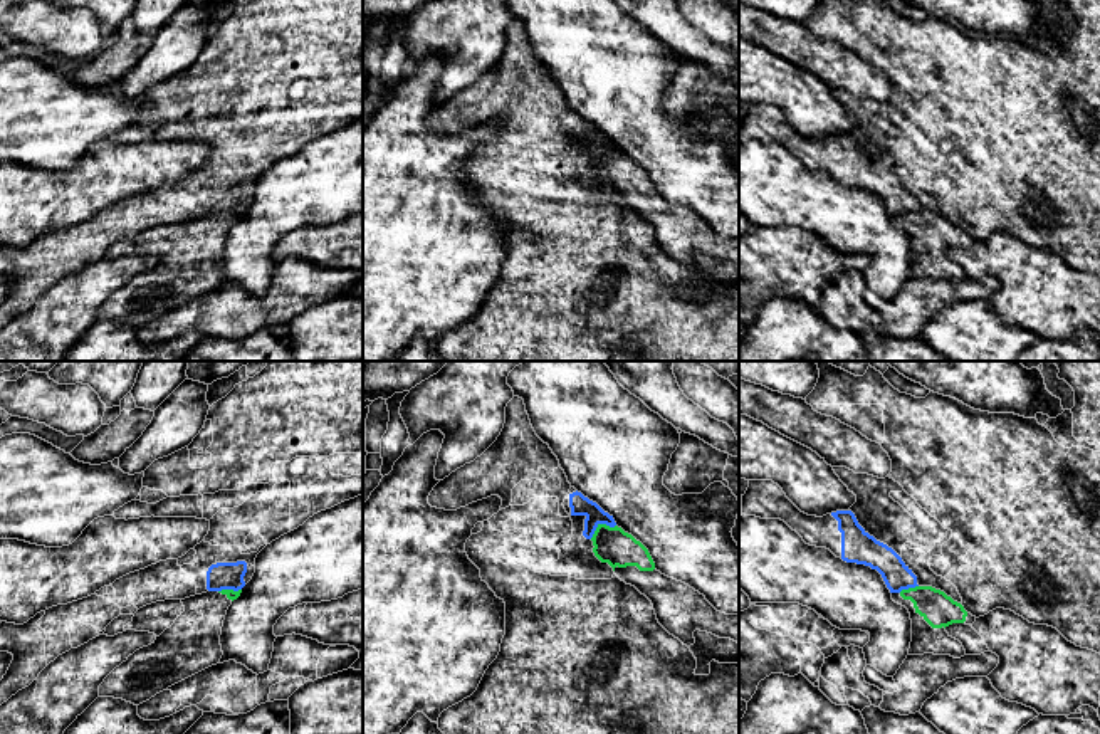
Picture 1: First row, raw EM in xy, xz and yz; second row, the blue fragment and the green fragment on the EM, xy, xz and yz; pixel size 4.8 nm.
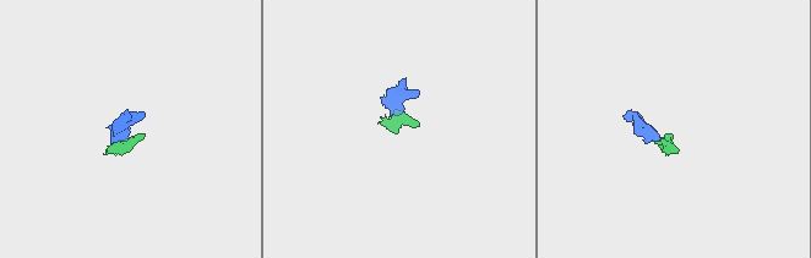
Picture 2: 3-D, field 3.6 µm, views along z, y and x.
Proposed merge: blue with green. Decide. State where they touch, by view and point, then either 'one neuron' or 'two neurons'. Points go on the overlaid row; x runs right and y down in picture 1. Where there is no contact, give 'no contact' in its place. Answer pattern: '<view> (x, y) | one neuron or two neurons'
xz (600, 523) | two neurons

